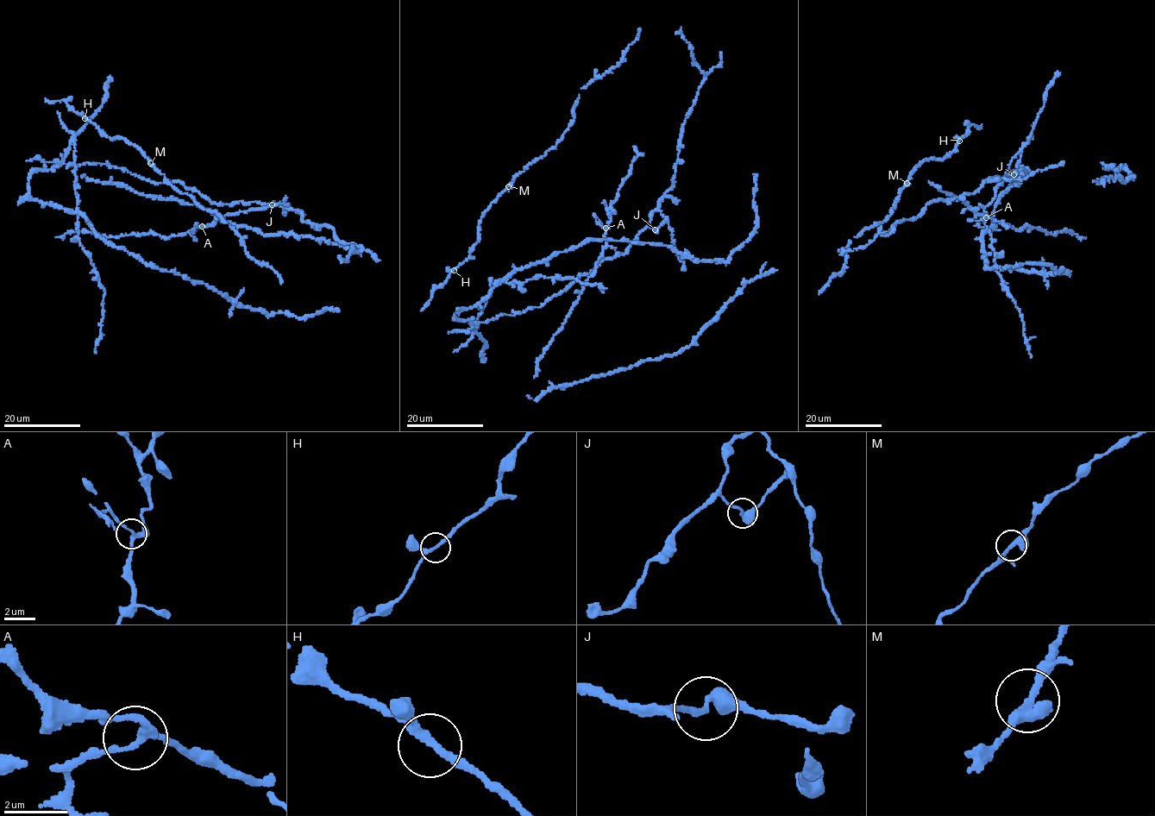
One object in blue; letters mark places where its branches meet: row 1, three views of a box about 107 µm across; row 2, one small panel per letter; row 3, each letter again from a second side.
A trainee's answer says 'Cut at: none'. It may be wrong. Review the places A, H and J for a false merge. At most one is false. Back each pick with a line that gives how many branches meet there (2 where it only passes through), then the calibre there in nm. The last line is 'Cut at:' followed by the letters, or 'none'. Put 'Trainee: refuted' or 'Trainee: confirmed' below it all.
Cut at: none
Trainee: confirmed

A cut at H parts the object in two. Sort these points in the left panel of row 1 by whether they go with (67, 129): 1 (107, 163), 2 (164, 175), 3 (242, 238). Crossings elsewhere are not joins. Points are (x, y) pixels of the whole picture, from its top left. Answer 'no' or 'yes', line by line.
1: yes
2: no
3: no

